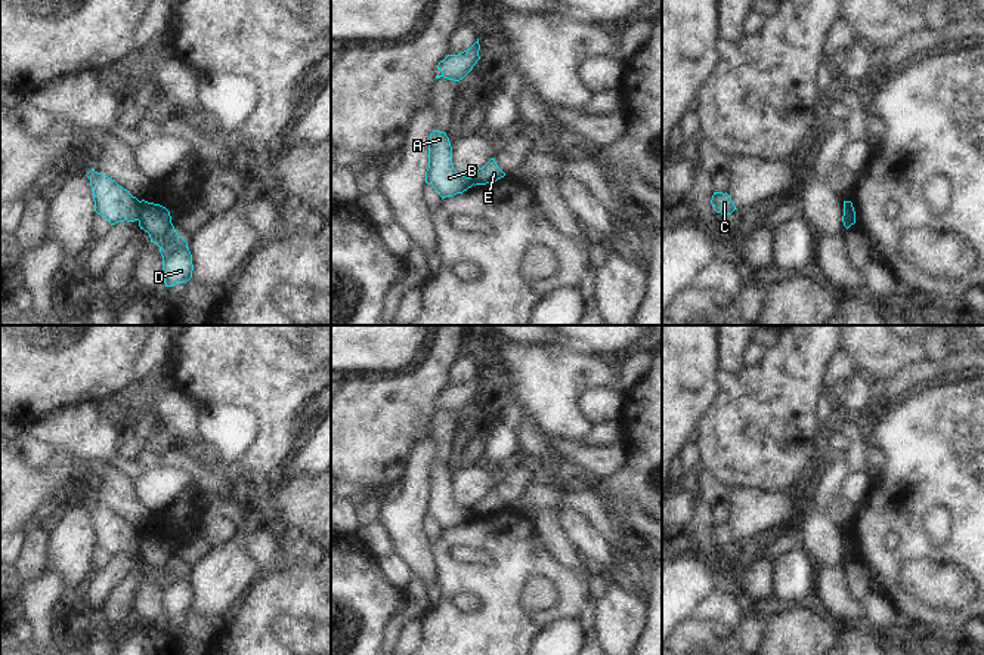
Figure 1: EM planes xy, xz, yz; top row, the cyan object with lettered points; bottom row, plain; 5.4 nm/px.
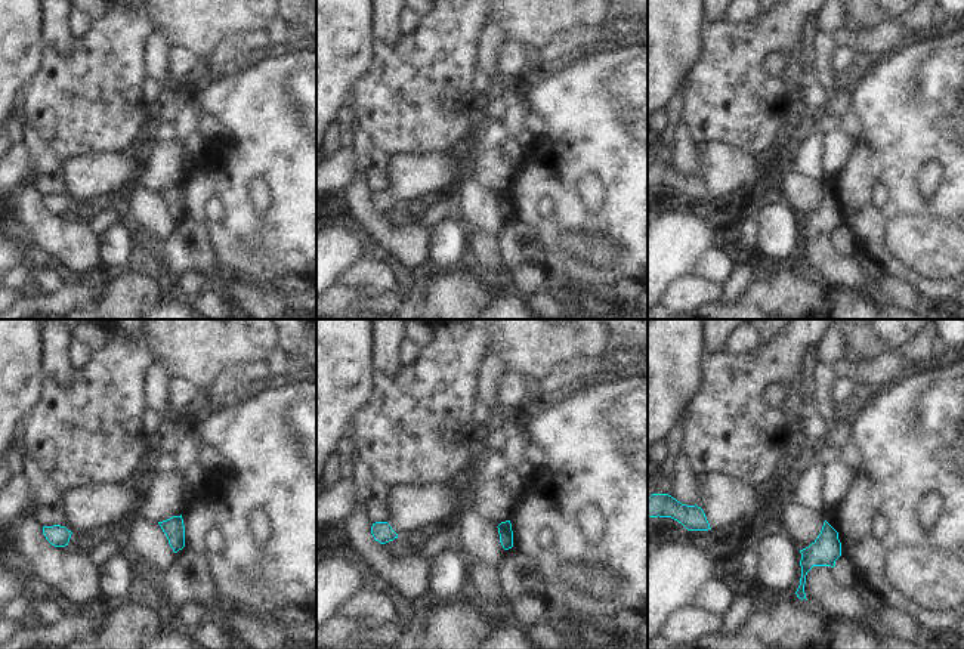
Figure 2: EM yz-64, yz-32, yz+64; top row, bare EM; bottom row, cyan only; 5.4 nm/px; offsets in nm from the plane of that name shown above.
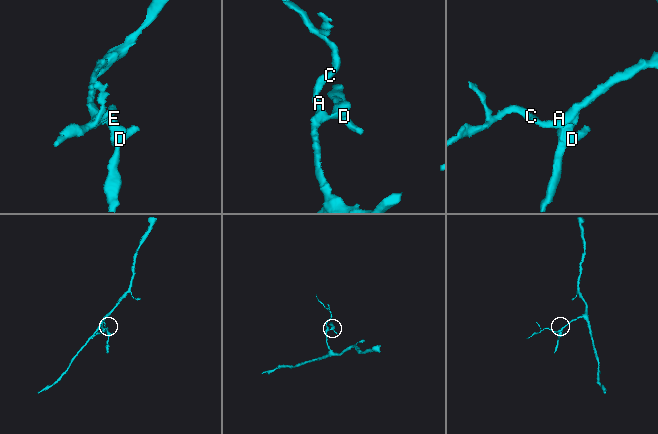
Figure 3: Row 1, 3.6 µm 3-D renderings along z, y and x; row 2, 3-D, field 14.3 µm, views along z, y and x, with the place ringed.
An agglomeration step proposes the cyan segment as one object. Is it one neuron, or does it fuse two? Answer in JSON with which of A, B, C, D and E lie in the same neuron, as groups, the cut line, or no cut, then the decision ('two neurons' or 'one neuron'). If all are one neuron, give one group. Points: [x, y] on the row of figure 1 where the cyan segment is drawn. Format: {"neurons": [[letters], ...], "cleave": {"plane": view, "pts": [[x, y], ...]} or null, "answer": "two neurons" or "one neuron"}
{"neurons": [["A", "B", "C"], ["D", "E"]], "cleave": {"plane": "xy", "pts": [[141, 201], [138, 219]]}, "answer": "two neurons"}

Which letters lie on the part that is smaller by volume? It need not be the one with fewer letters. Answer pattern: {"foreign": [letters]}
{"foreign": ["D", "E"]}

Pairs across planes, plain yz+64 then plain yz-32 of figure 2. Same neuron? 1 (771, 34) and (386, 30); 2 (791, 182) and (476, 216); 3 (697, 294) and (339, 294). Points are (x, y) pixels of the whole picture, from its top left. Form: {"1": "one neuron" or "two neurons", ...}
{"1": "two neurons", "2": "one neuron", "3": "one neuron"}

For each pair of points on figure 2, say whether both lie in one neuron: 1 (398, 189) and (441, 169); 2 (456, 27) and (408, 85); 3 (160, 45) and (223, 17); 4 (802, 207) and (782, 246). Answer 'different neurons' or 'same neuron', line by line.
1: same neuron
2: same neuron
3: different neurons
4: different neurons

